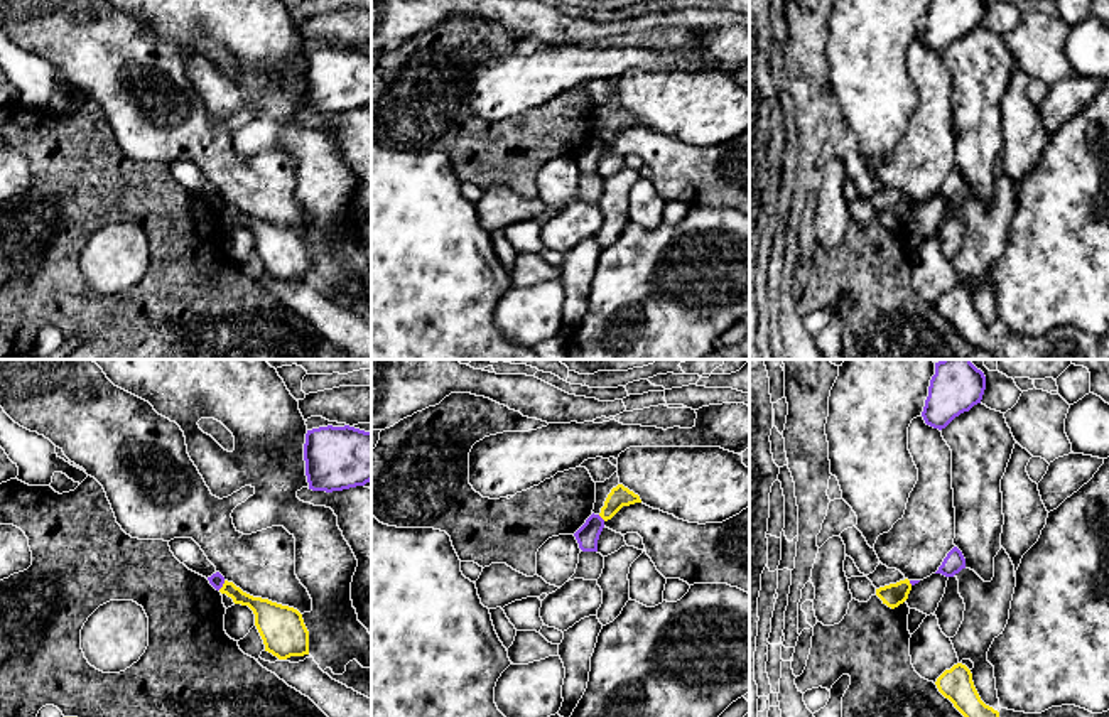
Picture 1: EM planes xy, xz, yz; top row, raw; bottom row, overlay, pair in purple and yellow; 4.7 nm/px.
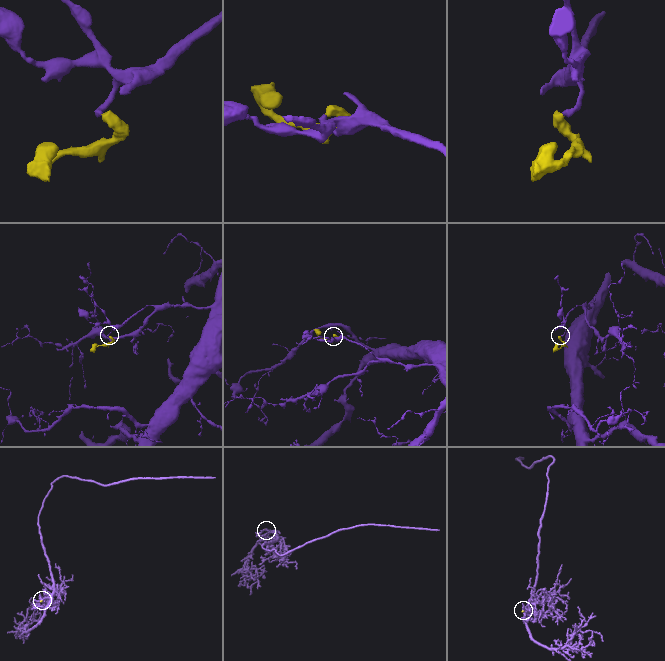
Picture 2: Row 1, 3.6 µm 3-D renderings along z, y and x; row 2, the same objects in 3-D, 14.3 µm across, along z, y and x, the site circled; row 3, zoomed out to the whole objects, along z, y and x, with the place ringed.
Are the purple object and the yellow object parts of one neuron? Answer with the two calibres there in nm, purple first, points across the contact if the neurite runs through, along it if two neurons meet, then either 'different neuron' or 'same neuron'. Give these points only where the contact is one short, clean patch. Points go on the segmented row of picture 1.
70/120 nm | along xy (225, 581), (218, 589) | different neuron

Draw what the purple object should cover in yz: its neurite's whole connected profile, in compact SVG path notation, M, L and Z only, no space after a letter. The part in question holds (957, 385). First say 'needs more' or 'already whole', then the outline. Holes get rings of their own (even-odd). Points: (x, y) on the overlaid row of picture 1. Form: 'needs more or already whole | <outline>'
already whole | M971 359L935 363L922 417L933 429L945 429L955 417L981 403L986 376Z

